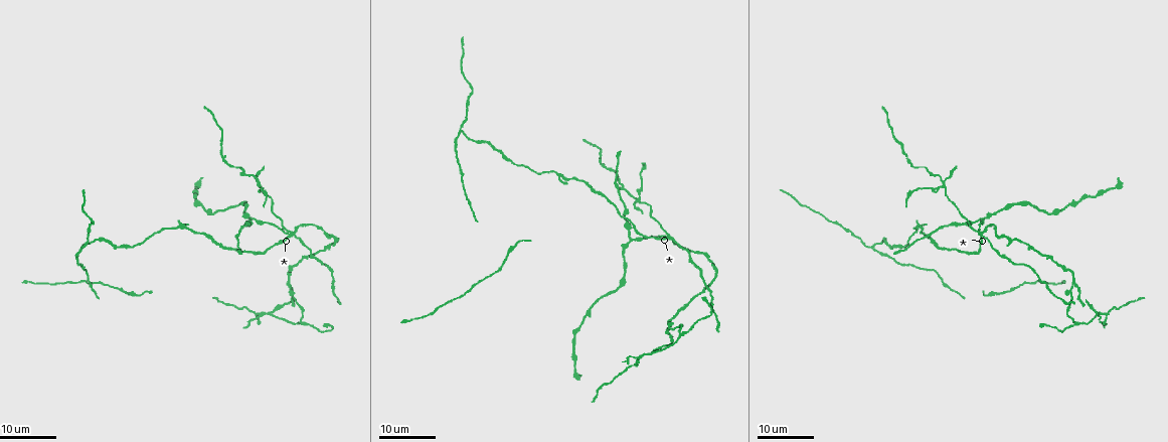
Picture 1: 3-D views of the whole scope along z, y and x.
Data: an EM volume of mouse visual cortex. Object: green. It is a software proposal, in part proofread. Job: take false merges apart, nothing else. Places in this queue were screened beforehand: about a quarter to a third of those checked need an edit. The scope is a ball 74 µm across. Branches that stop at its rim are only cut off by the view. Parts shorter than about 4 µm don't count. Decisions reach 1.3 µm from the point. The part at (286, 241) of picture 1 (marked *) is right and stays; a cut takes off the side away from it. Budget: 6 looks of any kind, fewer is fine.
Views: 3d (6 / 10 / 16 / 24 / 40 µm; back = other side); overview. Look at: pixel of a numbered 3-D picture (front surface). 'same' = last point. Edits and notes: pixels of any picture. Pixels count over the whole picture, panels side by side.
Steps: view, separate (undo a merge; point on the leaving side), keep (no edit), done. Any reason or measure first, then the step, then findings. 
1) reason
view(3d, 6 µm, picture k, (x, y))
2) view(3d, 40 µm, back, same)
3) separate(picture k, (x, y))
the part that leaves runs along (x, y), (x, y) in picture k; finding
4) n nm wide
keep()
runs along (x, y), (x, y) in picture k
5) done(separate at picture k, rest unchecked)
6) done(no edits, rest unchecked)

four or more arms meet
view(3d, 24 µm, picture 1, (672, 239))

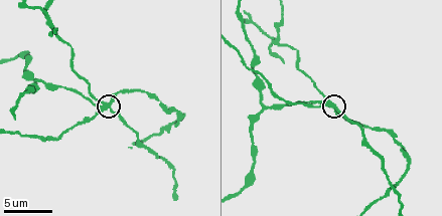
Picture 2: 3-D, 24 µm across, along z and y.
closer look
view(3d, 6 µm, picture 2, (105, 106))

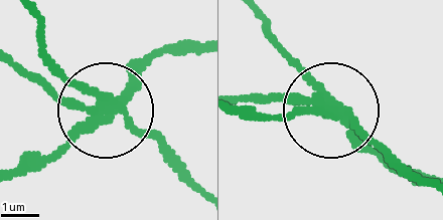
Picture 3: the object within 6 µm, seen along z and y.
4 arms
separate(picture 3, (53, 93))
a second cell is stuck on

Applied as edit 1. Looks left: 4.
view(overview)

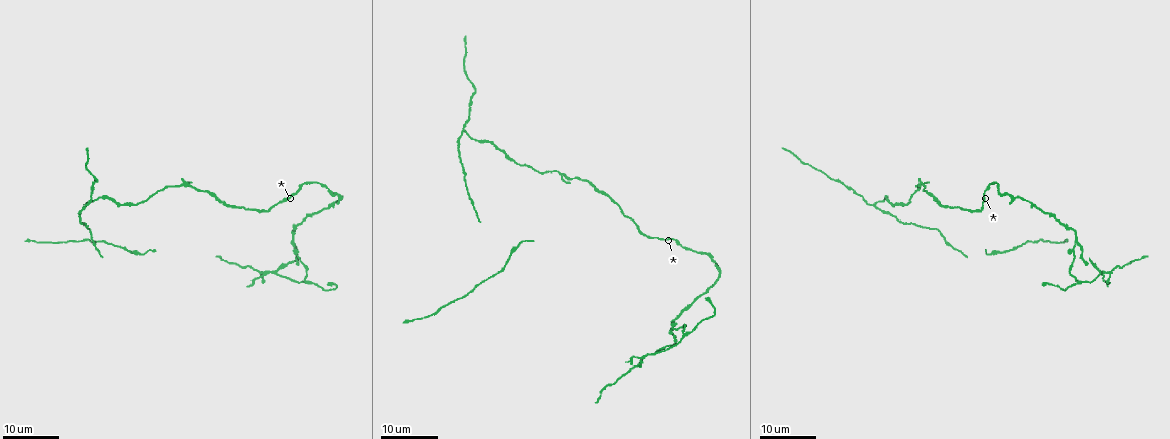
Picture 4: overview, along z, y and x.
branch point
view(3d, 24 µm, picture 4, (1075, 243))

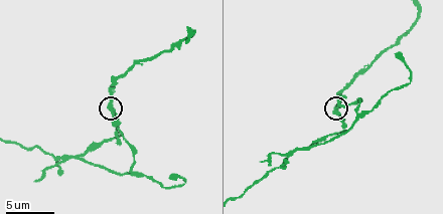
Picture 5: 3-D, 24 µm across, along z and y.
view(3d, 10 µm, picture 5, (111, 105))

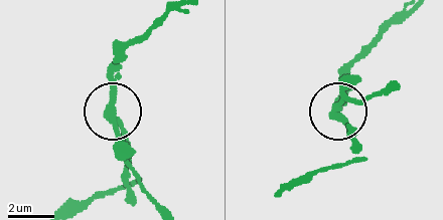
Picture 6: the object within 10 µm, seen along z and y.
side arm 5 µm
keep()
continuous, no second cell

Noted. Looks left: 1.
done(separate at picture 3, rest unchecked)

